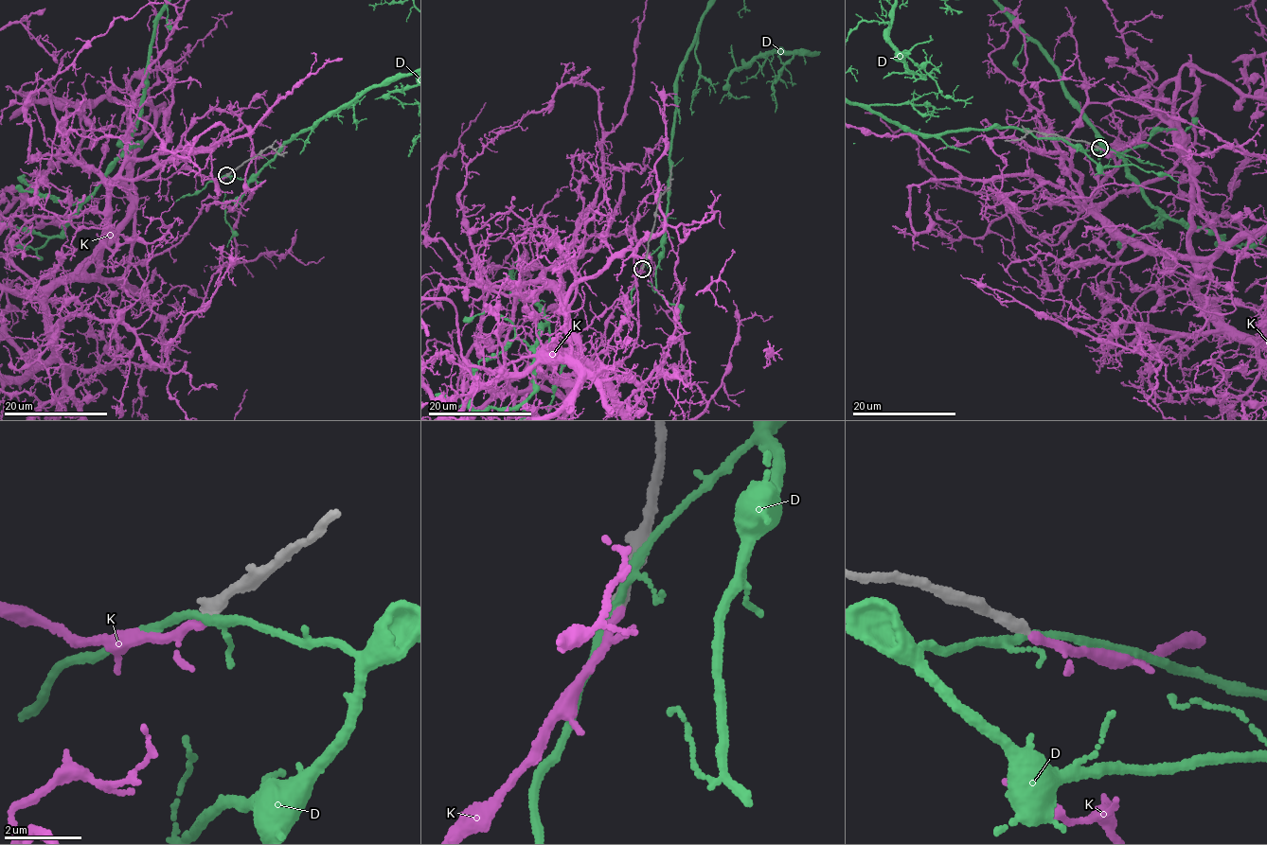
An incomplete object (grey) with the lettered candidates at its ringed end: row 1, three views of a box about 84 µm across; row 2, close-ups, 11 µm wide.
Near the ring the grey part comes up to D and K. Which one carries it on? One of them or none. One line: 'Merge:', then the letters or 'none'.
Merge: K

